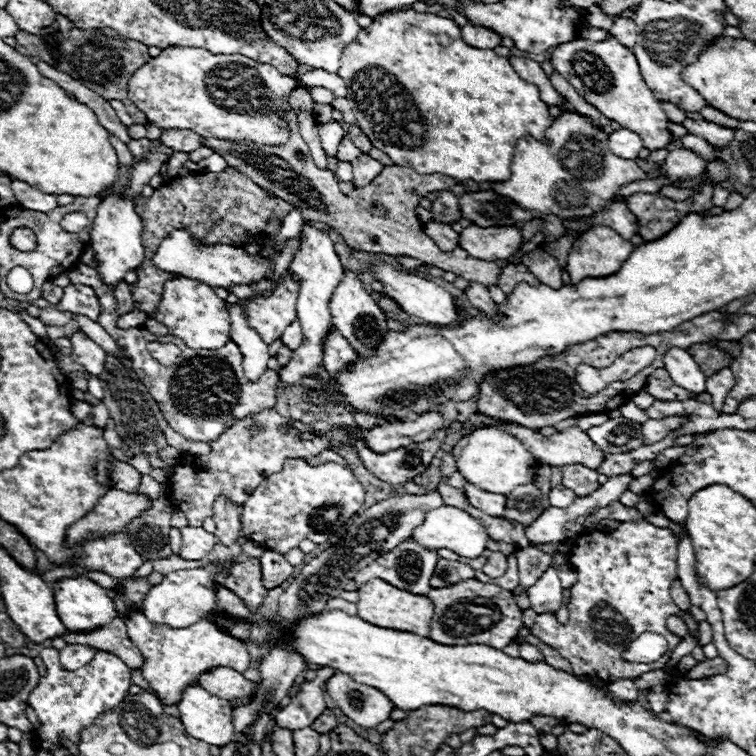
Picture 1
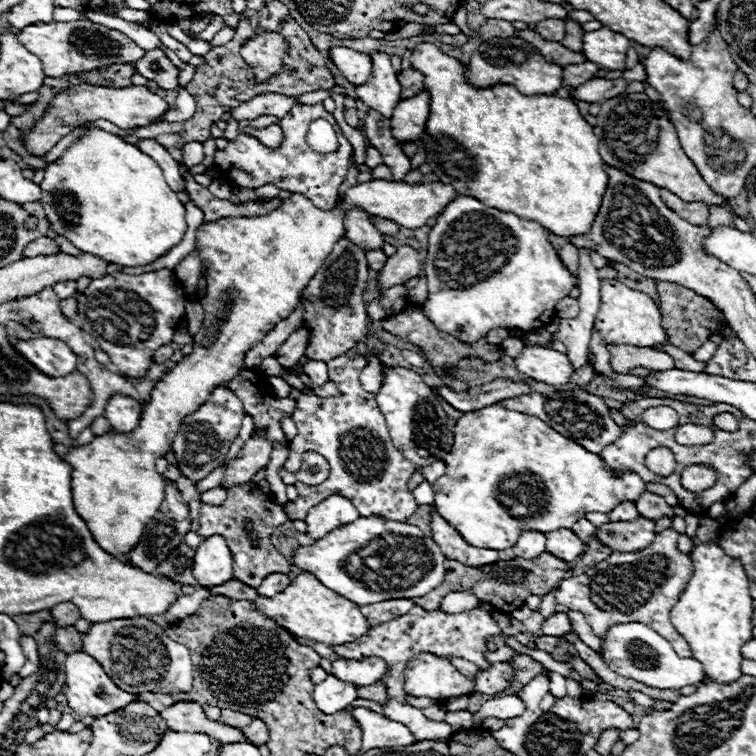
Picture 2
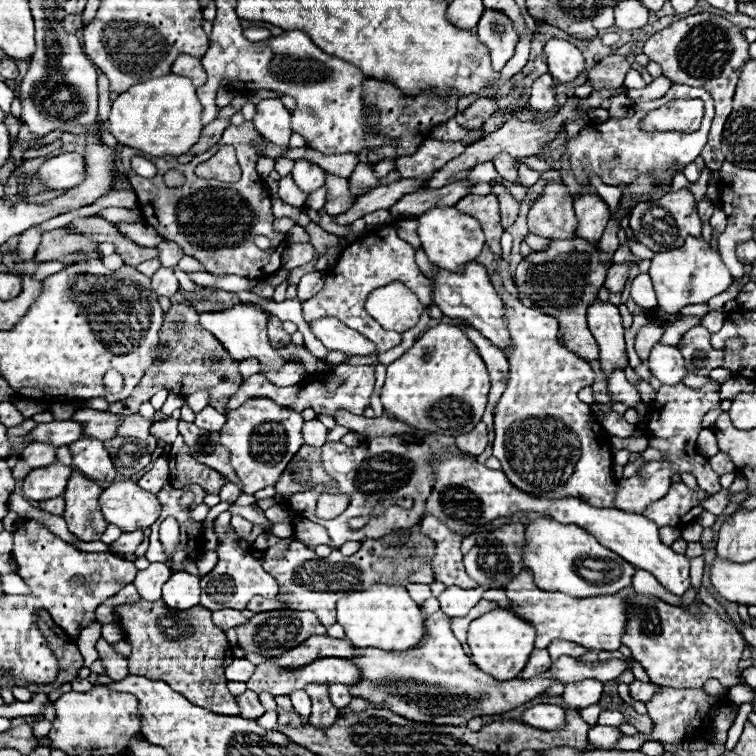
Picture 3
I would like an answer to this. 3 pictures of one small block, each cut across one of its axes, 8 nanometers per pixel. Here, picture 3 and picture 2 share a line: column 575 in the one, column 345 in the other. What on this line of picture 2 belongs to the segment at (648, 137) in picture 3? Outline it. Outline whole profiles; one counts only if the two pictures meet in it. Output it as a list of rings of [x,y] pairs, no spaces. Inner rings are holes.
[[[296,104],[284,118],[258,116],[254,120],[242,120],[238,136],[232,142],[228,142],[226,150],[216,152],[214,166],[216,166],[216,172],[220,174],[220,178],[224,178],[230,184],[236,184],[242,188],[258,188],[264,184],[276,184],[280,190],[288,190],[288,192],[306,196],[314,206],[318,206],[322,210],[332,210],[334,202],[338,198],[338,186],[348,172],[350,154],[352,154],[350,142],[338,128],[334,116],[330,112],[326,112],[322,104],[312,104],[312,106]],[[318,118],[328,120],[338,134],[340,146],[334,152],[326,152],[326,154],[314,152],[306,142],[306,132],[308,132],[310,122],[318,120]],[[270,124],[278,124],[284,130],[284,144],[278,150],[270,150],[270,148],[262,146],[254,136],[244,132],[244,128],[248,128],[248,126],[250,128],[266,128]]]

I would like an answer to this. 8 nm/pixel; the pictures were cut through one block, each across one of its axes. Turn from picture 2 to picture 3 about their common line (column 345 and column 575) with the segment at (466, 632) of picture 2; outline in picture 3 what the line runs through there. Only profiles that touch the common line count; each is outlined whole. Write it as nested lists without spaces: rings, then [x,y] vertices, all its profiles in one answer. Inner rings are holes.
[[[552,640],[550,646],[548,646],[548,652],[552,656],[552,660],[558,660],[560,656],[574,656],[574,658],[580,658],[586,648],[574,644],[574,642],[566,642],[566,640]]]

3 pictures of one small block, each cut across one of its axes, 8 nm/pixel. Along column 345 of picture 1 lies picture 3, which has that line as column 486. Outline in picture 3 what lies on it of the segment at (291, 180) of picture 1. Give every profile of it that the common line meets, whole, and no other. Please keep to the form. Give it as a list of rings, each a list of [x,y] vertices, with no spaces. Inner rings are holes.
[[[468,194],[462,200],[458,200],[456,208],[460,212],[474,216],[482,224],[482,230],[486,234],[486,244],[496,256],[500,256],[500,234],[504,232],[504,228],[500,226],[498,196],[496,194],[486,194],[486,196]]]

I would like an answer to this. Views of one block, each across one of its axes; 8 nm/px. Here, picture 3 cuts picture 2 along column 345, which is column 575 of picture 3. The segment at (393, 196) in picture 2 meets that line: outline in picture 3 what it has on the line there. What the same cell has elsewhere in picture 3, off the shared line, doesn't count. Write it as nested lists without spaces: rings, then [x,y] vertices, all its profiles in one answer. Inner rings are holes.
[[[578,192],[576,202],[574,202],[574,212],[576,212],[576,236],[588,240],[588,242],[598,242],[608,220],[610,220],[610,210],[602,202],[598,194],[592,192]]]

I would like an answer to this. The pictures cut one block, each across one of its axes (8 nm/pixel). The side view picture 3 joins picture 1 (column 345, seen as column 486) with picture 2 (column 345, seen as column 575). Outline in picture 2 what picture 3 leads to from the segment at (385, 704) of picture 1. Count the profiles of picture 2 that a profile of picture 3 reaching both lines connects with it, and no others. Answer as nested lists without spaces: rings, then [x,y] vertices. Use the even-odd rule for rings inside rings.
[[[338,658],[332,662],[332,674],[342,682],[358,684],[358,688],[380,682],[386,672],[388,672],[388,668],[386,668],[386,664],[382,664],[382,660]]]

